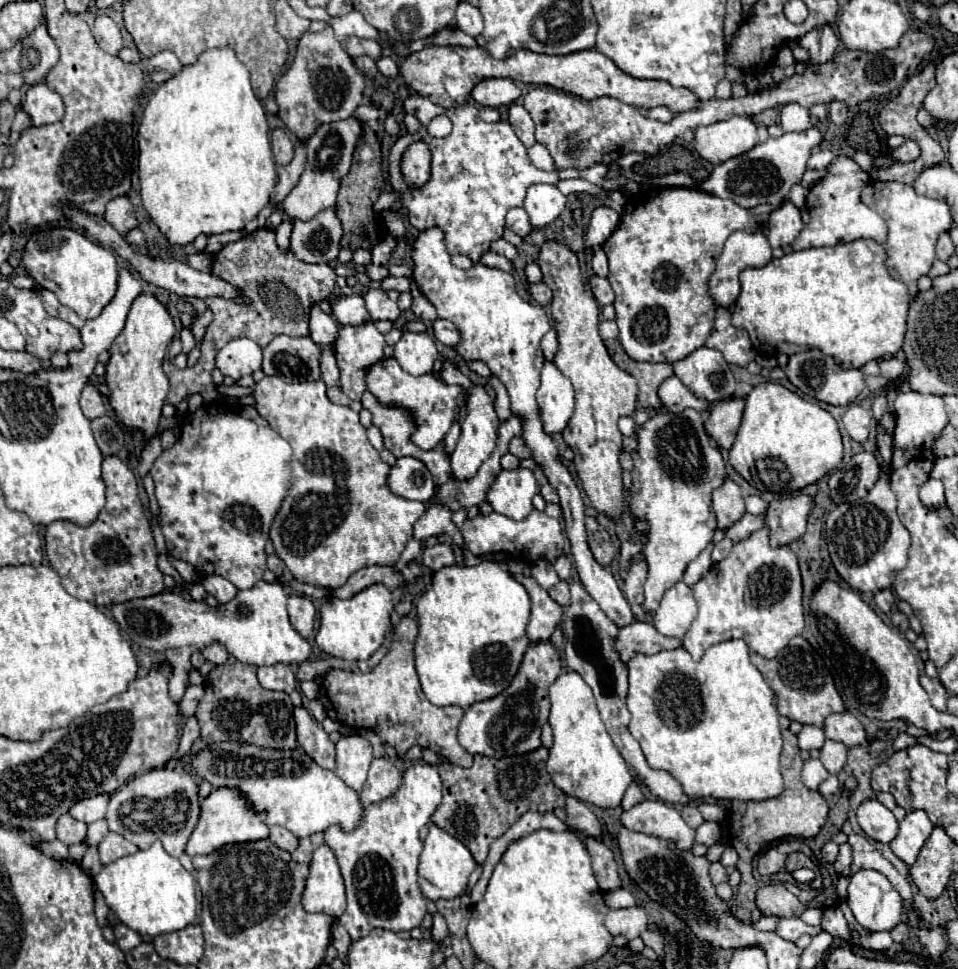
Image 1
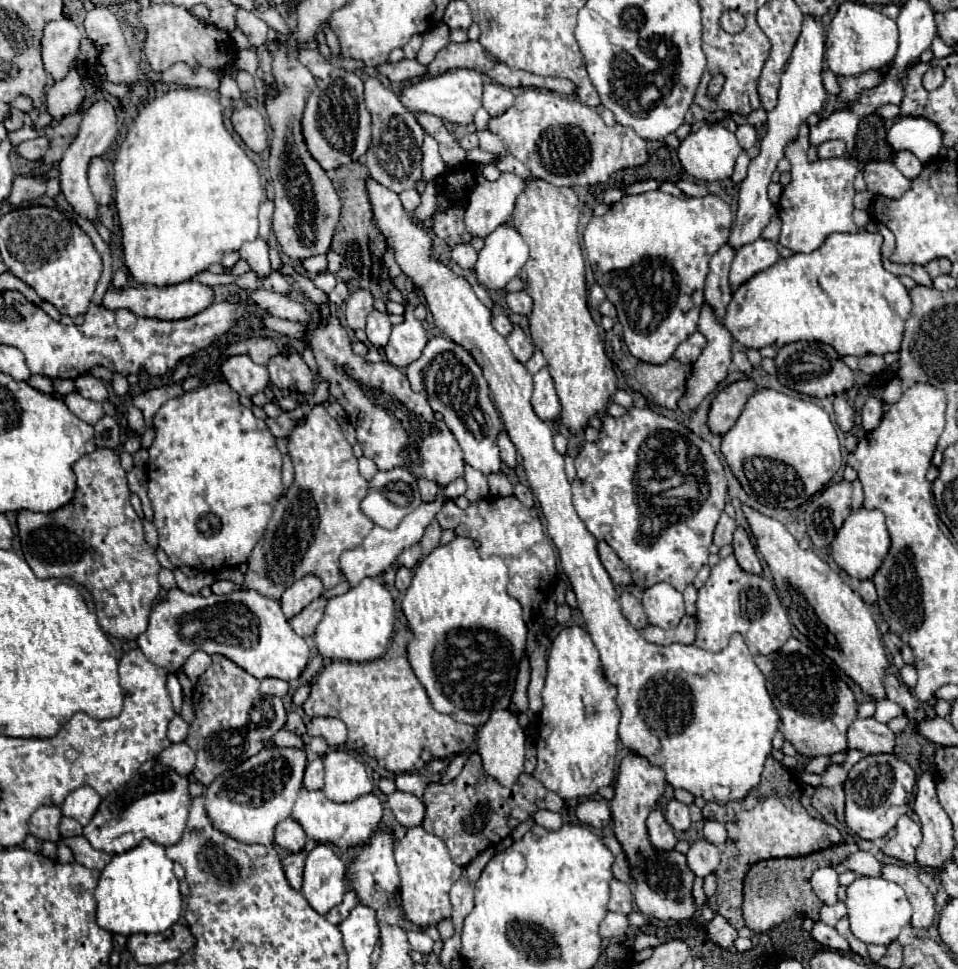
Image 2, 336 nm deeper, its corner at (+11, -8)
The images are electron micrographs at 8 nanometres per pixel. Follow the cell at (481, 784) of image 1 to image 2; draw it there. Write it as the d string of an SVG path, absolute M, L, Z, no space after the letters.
M470 753L462 773L452 783L430 783L422 795L422 801L426 805L426 817L422 827L428 833L444 839L452 861L460 867L466 867L478 853L508 837L522 821L530 819L538 811L538 805L540 809L548 809L554 813L564 811L564 799L548 791L528 773L522 773L518 781L510 787L500 785L496 779L486 775L478 753Z

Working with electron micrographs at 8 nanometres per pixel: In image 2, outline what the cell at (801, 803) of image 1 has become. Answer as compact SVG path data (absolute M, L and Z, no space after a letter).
M772 755L766 761L762 781L758 787L754 787L746 799L742 801L728 801L724 805L706 803L704 805L704 819L720 821L728 831L728 841L722 851L722 863L720 869L716 869L718 875L718 913L730 921L732 927L742 929L742 879L746 877L748 869L762 861L772 857L800 857L808 855L820 849L826 849L830 845L842 843L840 831L816 817L810 817L808 811L800 803L802 787L800 783L790 775L788 769L782 767L778 759Z

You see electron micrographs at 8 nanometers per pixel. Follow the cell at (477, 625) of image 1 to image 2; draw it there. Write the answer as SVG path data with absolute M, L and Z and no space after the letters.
M454 537L448 545L444 547L438 547L434 549L428 557L424 557L416 569L414 569L414 579L406 591L406 597L402 601L402 611L408 619L408 627L412 629L414 633L414 639L408 643L408 661L412 665L412 671L416 673L418 681L422 683L422 687L426 689L428 697L430 697L430 703L436 711L440 713L446 713L450 715L452 719L456 721L462 721L462 723L468 723L468 725L474 725L474 727L480 727L484 725L490 715L498 709L508 709L510 705L510 699L512 699L512 691L514 691L514 681L516 681L516 673L518 673L518 663L524 655L524 649L526 649L526 633L528 633L528 627L522 619L522 607L520 603L508 595L508 567L504 565L504 561L496 555L492 557L480 557L478 551L476 551L476 543L472 539L466 539L466 537Z

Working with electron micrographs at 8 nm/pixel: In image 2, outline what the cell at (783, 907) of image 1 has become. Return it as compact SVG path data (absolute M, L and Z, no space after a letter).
M838 843L824 851L816 851L810 855L804 855L800 859L796 857L782 857L782 859L766 859L758 861L750 867L743 884L742 915L746 921L746 927L760 933L768 931L774 925L780 925L788 917L802 913L814 921L818 921L818 909L822 907L822 901L816 897L810 885L810 875L818 867L826 865L838 865L844 861L850 853L856 851L854 843Z

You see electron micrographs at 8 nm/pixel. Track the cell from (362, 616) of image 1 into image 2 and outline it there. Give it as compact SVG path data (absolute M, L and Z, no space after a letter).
M362 579L360 585L348 593L328 601L324 619L316 627L314 643L322 657L346 659L346 661L372 661L384 655L394 631L394 599L388 589L376 579Z

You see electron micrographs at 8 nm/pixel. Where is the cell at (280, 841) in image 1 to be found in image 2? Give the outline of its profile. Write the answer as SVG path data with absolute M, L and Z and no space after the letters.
M284 819L276 825L276 831L274 831L274 843L290 853L298 853L304 849L306 845L306 835L302 831L302 827L294 821L294 819Z

